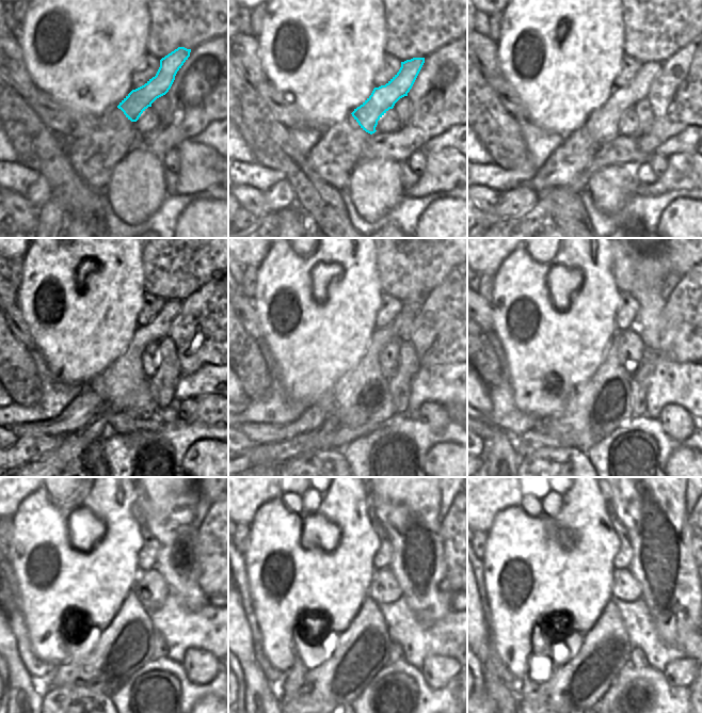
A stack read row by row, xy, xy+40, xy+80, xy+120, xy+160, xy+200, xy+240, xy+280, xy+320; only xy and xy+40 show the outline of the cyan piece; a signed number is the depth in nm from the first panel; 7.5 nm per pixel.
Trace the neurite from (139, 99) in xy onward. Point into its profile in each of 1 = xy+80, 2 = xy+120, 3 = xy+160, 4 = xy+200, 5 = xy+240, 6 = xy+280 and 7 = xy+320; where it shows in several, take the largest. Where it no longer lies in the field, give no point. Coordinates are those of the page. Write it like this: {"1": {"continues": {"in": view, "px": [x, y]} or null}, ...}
{"1": {"continues": {"in": "xy+80", "px": [603, 124]}}, "2": {"continues": {"in": "xy+120", "px": [124, 383]}}, "3": {"continues": {"in": "xy+160", "px": [362, 399]}}, "4": {"continues": {"in": "xy+200", "px": [601, 405]}}, "5": {"continues": {"in": "xy+240", "px": [126, 645]}}, "6": {"continues": {"in": "xy+280", "px": [364, 648]}}, "7": {"continues": {"in": "xy+320", "px": [580, 683]}}}

